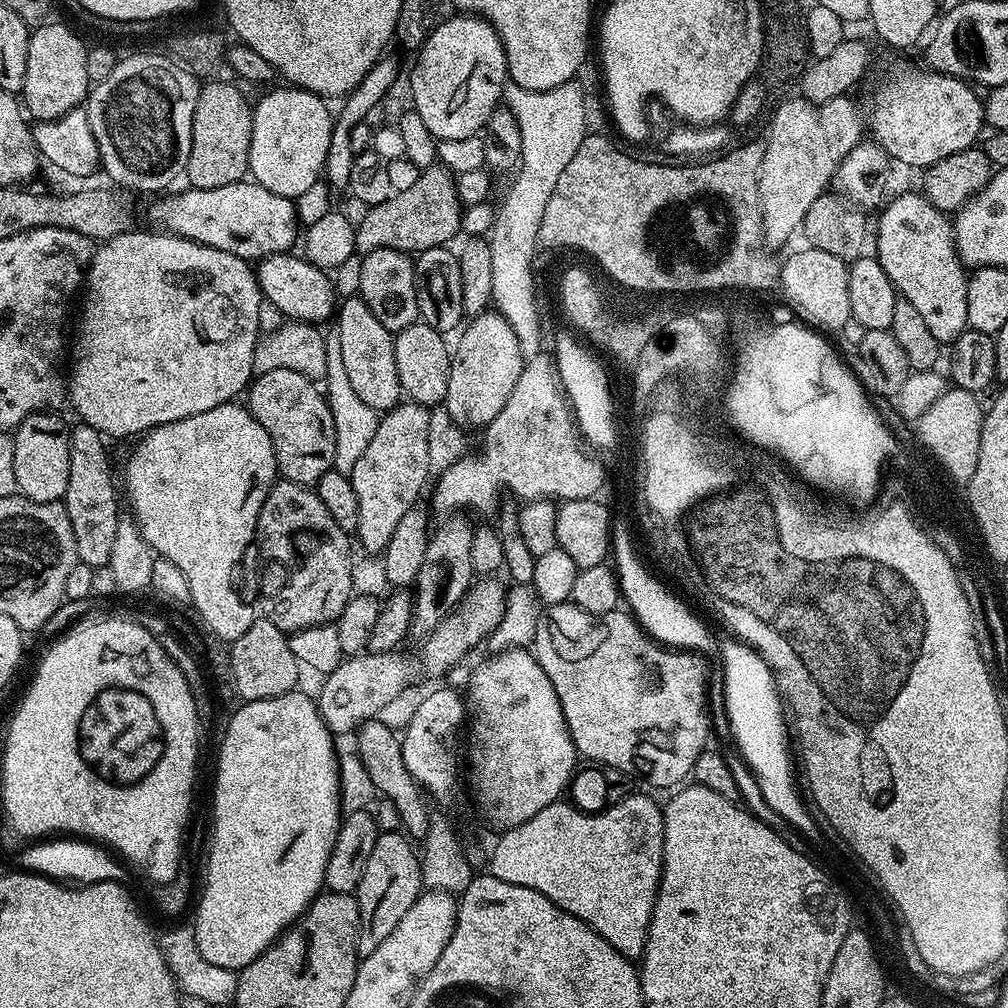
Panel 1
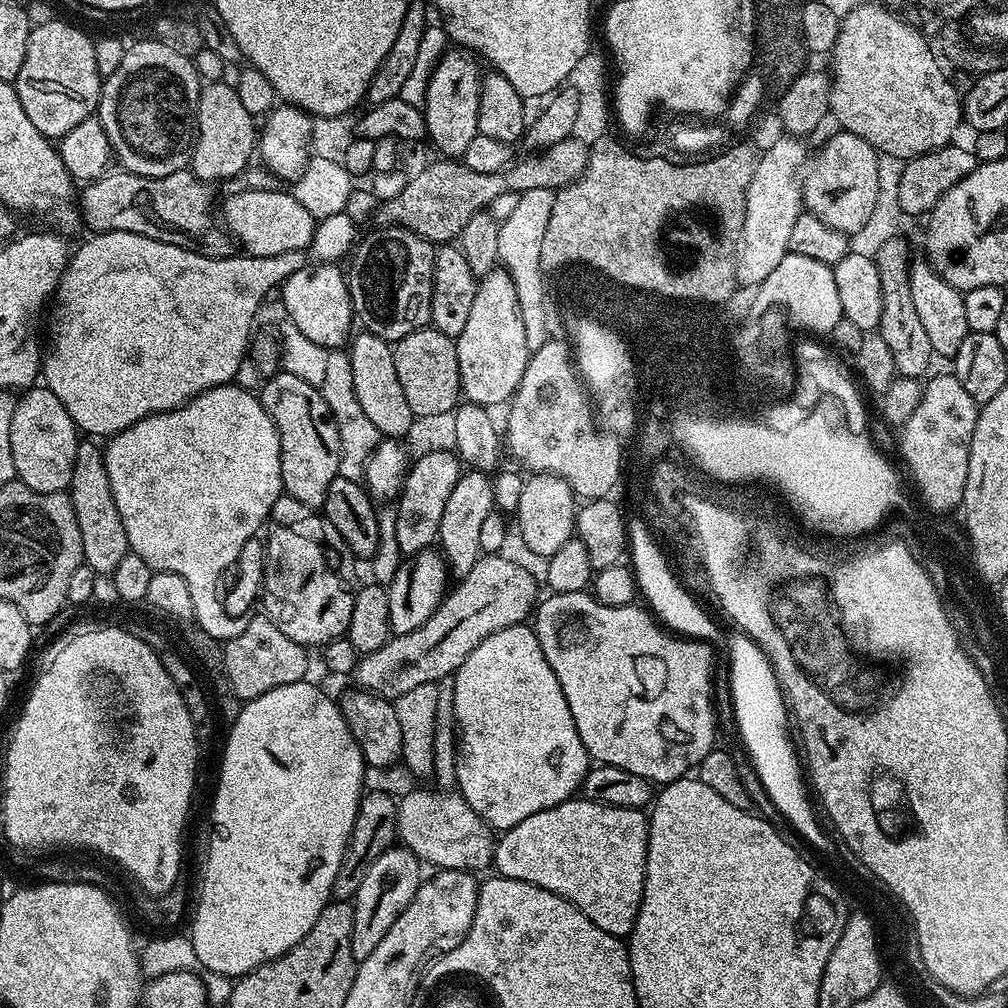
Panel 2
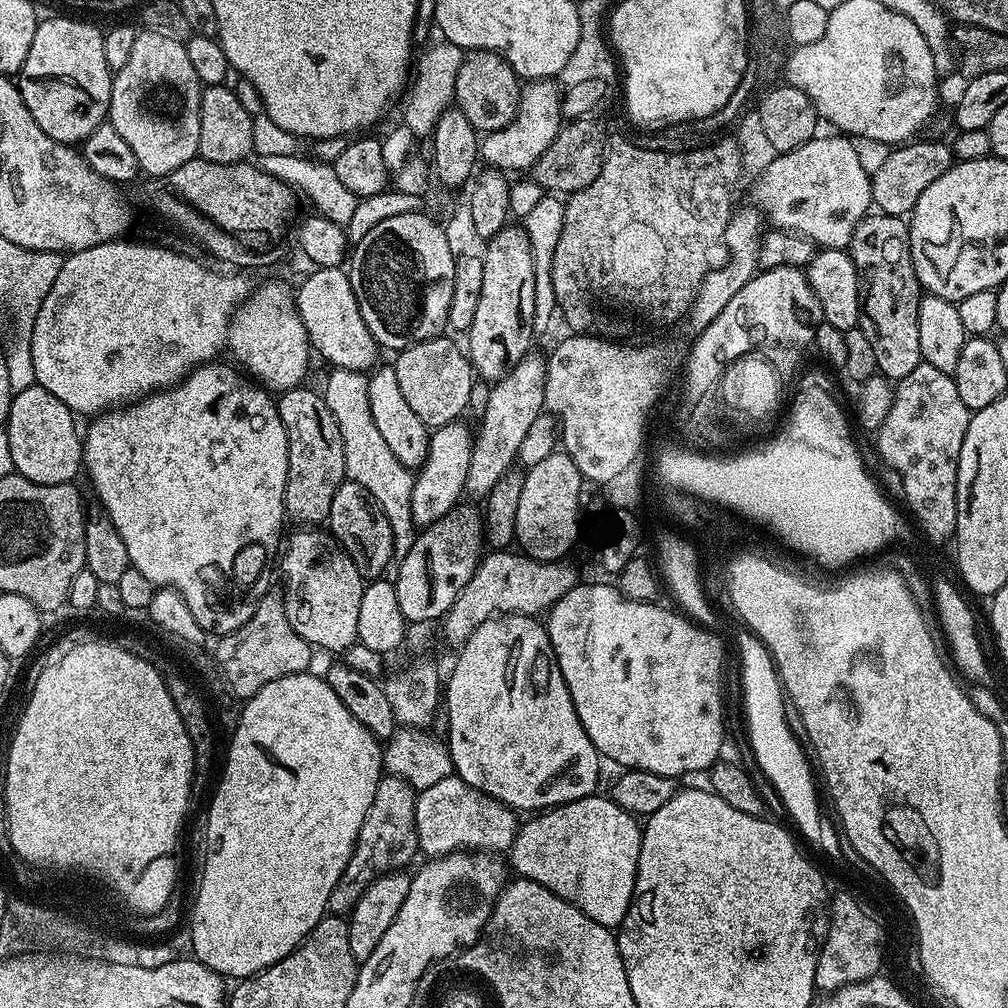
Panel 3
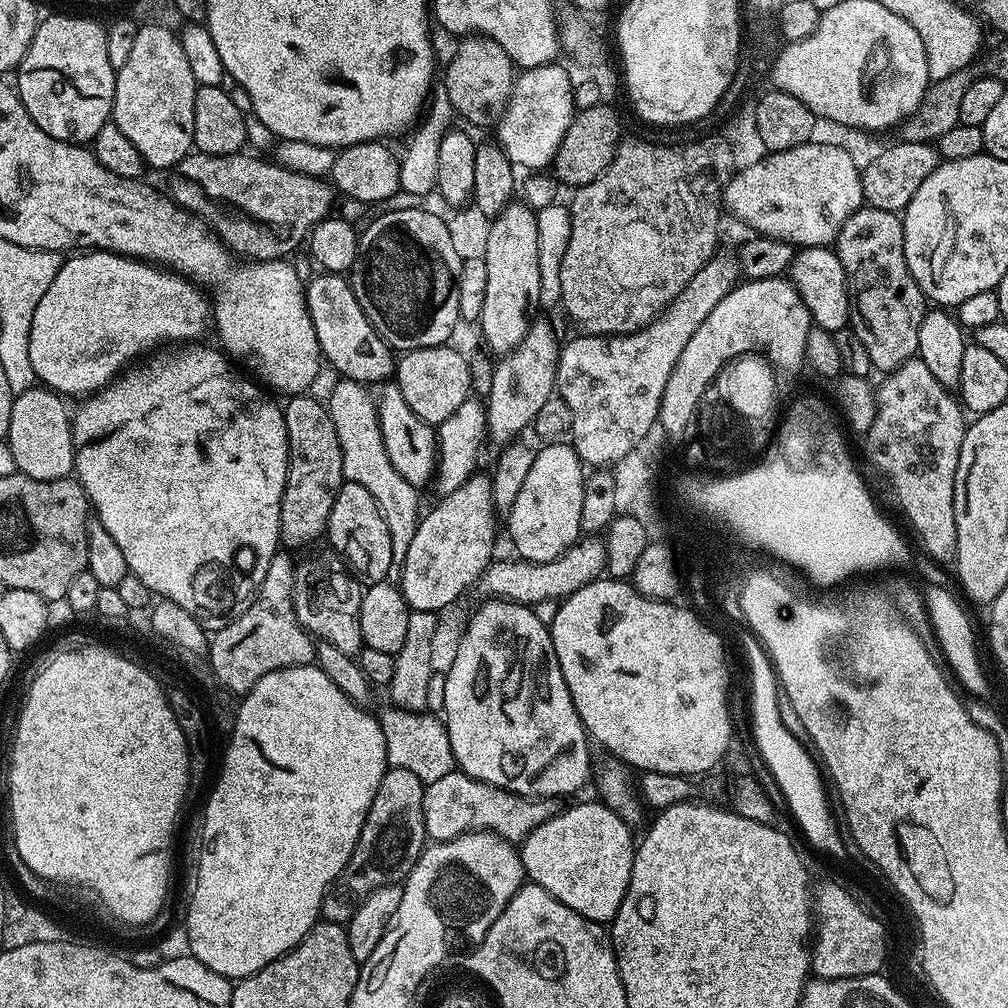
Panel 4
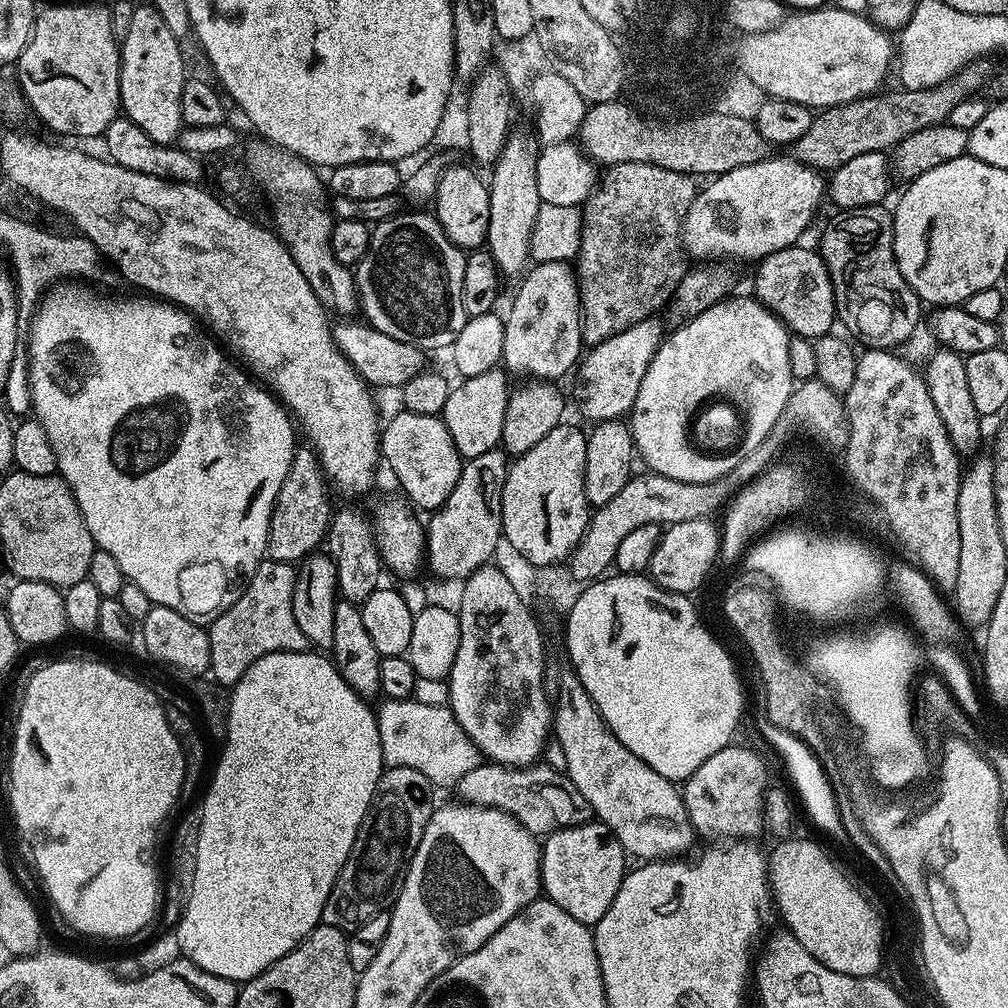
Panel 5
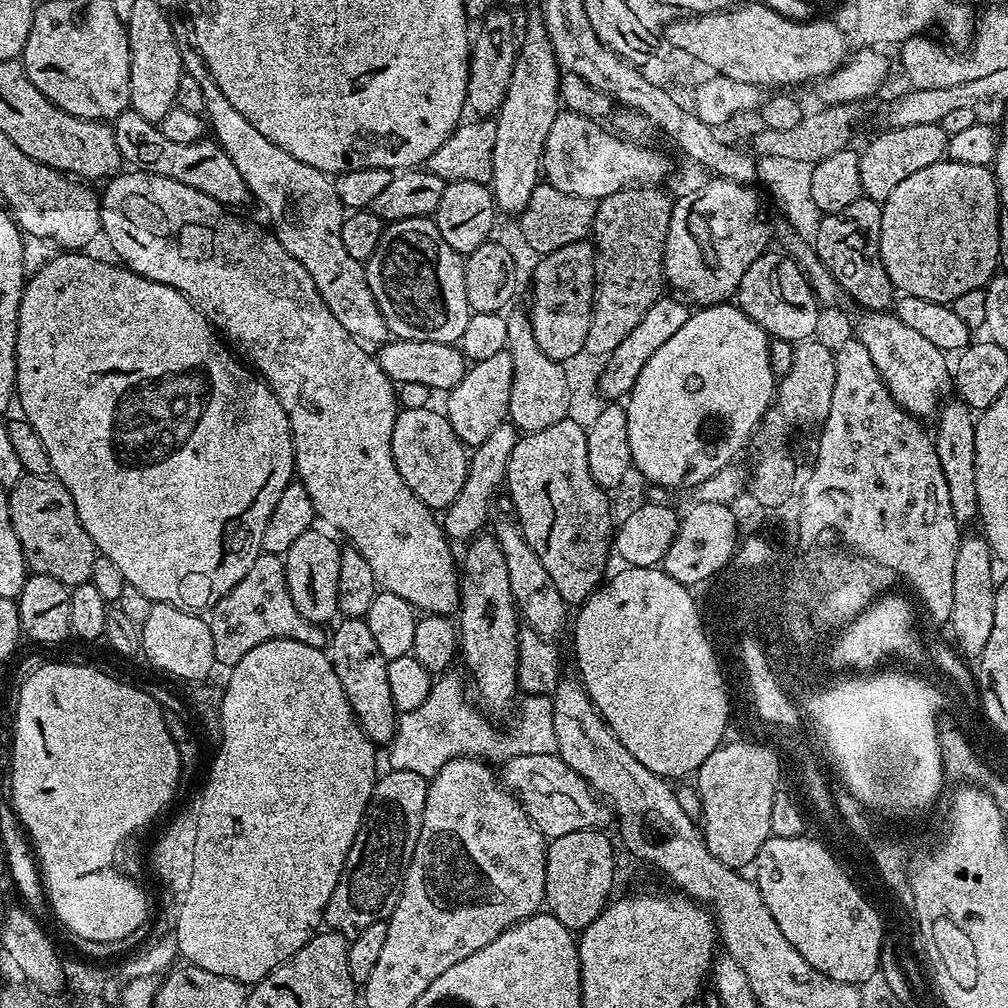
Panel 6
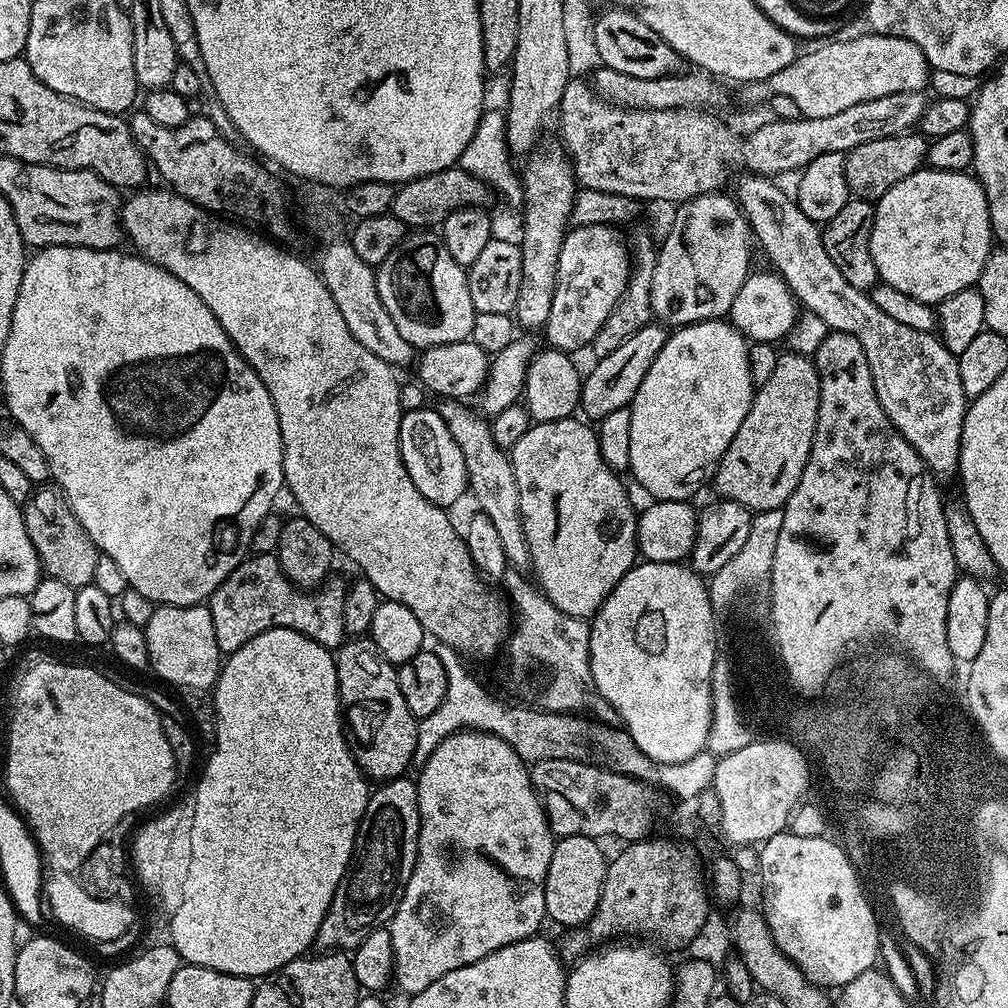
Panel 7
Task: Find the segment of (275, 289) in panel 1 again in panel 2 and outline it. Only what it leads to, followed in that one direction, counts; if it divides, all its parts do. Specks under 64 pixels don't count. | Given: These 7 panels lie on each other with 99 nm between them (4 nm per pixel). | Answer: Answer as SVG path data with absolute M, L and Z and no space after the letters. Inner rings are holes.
M309 263L286 277L279 289L284 299L284 312L291 324L307 338L326 349L343 349L353 335L354 313L348 289L348 277L336 264Z

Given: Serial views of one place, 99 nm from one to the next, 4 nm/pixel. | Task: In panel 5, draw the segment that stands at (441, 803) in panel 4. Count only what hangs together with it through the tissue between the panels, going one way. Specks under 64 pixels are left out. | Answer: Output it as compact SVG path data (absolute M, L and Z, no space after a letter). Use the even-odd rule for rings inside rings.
M482 762L470 770L470 774L463 776L458 785L459 792L465 805L502 810L537 838L543 838L549 832L557 832L559 828L573 828L589 823L593 819L590 802L578 794L578 786L574 786L574 782L570 782L563 771L555 772L547 768L544 762L526 768L509 768L502 764Z

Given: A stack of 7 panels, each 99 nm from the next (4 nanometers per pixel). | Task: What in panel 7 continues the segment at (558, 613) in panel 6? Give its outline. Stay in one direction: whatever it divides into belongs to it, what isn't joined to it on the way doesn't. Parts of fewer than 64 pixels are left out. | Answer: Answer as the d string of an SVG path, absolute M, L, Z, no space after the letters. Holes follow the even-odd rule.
M447 398L441 399L438 404L442 422L446 422L446 430L450 430L454 442L458 442L458 450L462 450L462 458L466 458L468 492L476 499L475 507L484 512L498 529L502 550L506 550L509 565L513 569L531 569L532 555L526 542L522 506L518 498L518 478L514 478L512 457L498 446L498 442L494 442L491 423L475 407L472 409L468 406L467 403Z

